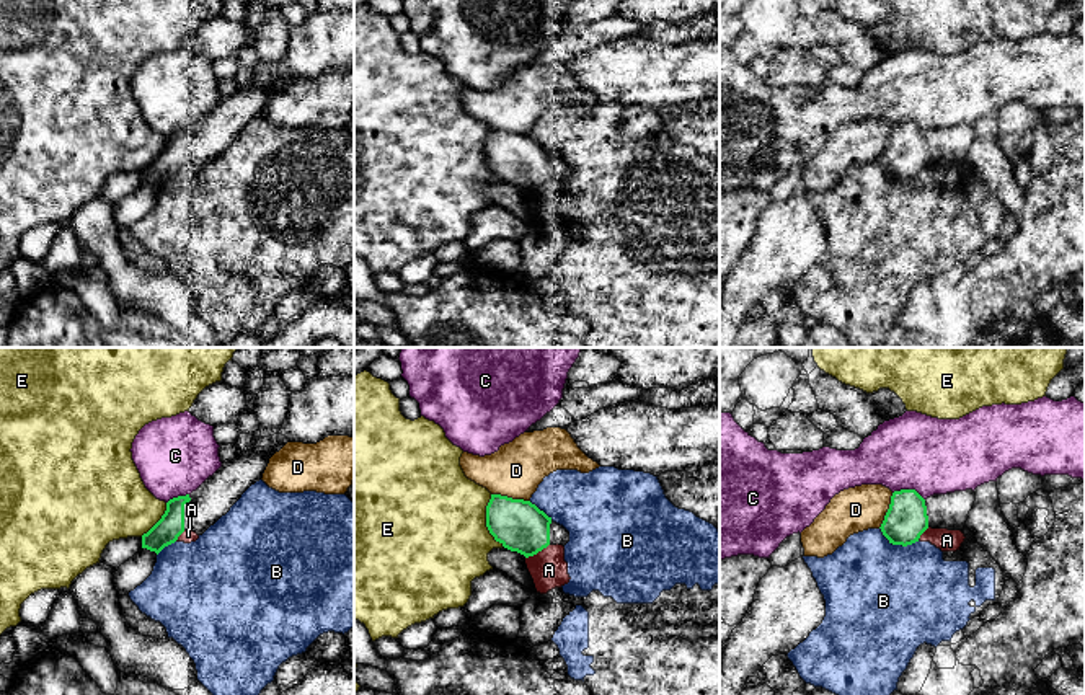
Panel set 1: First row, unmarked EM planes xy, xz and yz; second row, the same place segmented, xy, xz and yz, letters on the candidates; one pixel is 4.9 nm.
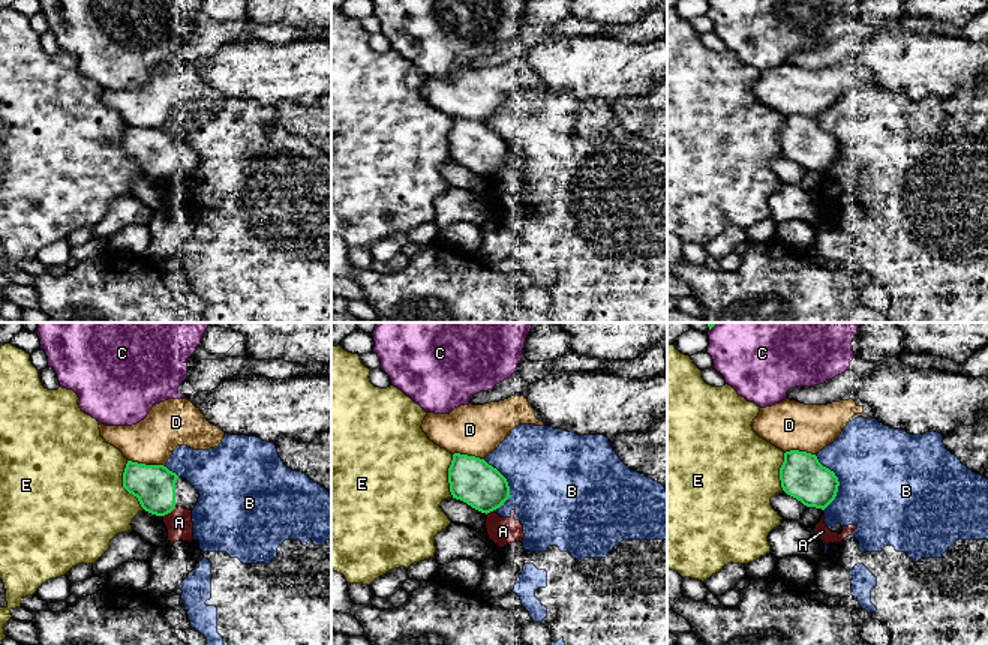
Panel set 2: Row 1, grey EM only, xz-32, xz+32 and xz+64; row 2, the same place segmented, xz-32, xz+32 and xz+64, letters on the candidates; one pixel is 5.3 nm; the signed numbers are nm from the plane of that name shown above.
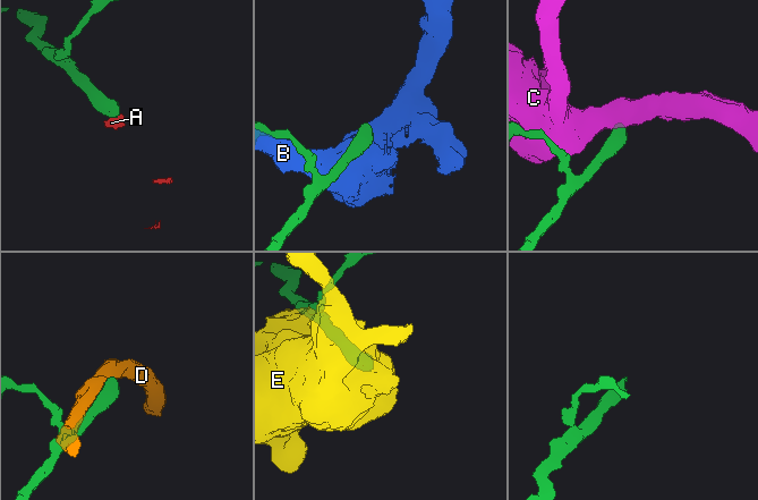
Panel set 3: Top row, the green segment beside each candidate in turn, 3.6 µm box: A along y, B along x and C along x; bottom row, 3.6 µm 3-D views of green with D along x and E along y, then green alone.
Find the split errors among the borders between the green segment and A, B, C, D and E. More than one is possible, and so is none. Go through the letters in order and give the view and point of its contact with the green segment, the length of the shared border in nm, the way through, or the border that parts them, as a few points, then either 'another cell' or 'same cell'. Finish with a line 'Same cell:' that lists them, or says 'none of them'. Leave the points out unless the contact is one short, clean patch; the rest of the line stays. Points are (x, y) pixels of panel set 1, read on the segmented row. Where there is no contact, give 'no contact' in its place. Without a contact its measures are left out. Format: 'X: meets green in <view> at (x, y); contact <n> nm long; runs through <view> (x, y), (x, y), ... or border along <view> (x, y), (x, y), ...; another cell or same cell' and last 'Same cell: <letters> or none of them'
A: meets green in xz at (537, 552); contact 140 nm long; another cell
B: meets green in yz at (898, 544); contact 220 nm long; another cell
C: meets green in yz at (909, 490); contact 170 nm long; another cell
D: meets green in xz at (511, 498); contact 200 nm long; another cell
E: meets green in xz at (487, 521); contact 260 nm long; another cell
Same cell: none of them

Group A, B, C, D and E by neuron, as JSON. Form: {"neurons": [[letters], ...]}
{"neurons": [["A", "B"], ["C"], ["D"], ["E"]]}

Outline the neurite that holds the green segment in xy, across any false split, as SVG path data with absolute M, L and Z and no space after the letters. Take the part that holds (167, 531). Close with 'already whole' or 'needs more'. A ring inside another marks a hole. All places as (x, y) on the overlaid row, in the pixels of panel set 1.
M282 434L259 439L251 450L222 463L196 491L170 499L162 519L142 535L142 548L158 555L184 530L202 535L230 511L251 485L263 478L269 458L287 442L290 440Z; needs more

